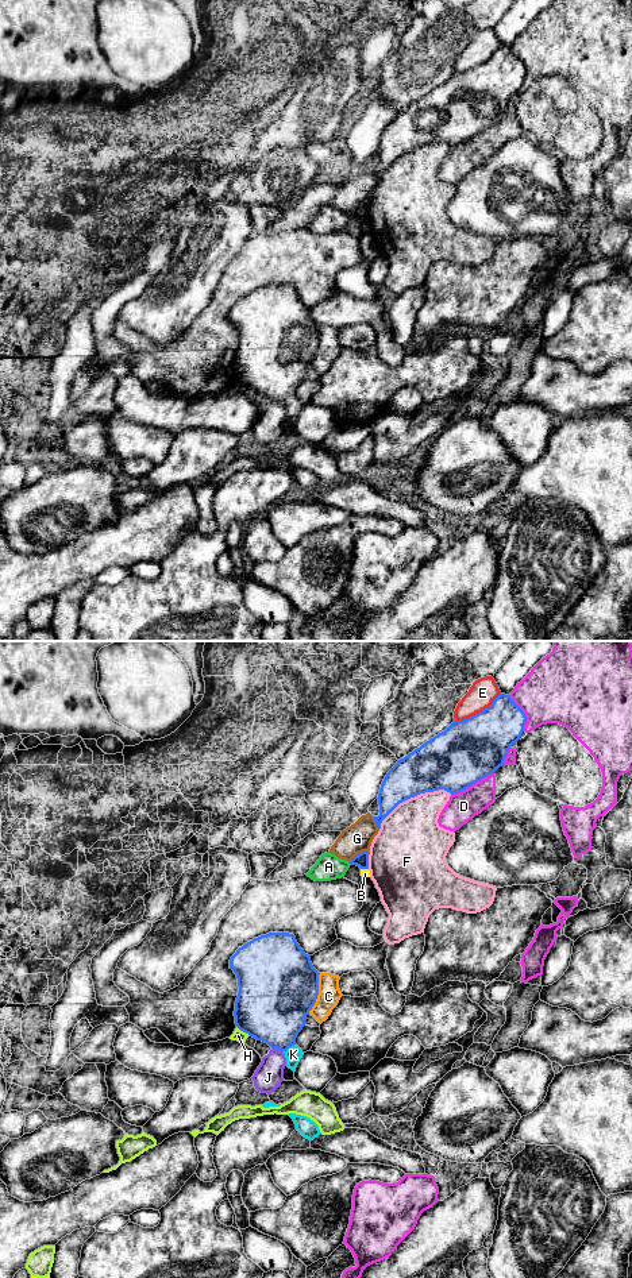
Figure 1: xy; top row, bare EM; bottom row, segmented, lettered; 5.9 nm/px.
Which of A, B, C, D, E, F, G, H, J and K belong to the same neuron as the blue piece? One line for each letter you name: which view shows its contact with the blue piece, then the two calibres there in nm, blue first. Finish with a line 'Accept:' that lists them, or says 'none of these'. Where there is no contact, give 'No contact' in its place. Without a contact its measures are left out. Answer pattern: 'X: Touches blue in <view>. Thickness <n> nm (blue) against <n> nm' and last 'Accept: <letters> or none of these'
K: Touches blue in xy. Thickness 400 nm (blue) against 100 nm
Accept: K

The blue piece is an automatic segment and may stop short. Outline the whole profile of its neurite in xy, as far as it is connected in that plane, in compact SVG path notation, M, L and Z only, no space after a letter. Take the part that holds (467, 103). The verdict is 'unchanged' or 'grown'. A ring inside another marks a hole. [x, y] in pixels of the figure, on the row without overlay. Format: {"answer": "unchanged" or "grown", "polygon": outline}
{"answer": "unchanged", "polygon": "M501 46L481 65L463 73L454 73L444 84L398 112L385 128L377 150L379 167L373 170L378 181L400 155L411 150L439 142L454 147L493 127L504 117L510 99L520 92L525 74L524 63L510 47Z"}

